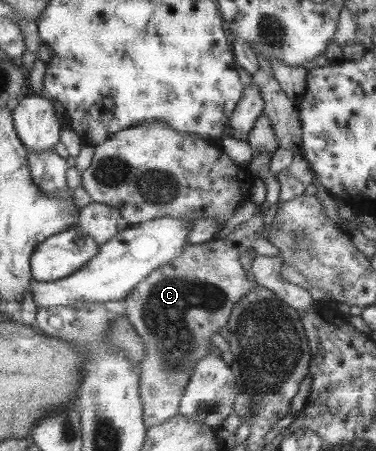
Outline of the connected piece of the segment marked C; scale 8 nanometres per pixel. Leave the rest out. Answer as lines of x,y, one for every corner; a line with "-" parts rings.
257,207
256,213
254,213
248,220
238,225
236,230
233,230
225,239
223,240
213,240
208,241
199,245
186,244
186,247
183,247
183,254
175,258
173,262
166,263
165,266
158,267
157,270
153,270
149,277
146,277
135,289
131,292
131,295
128,295
125,299
126,303
126,316
130,319
130,322
134,324
135,329
138,331
138,334
142,336
143,341
146,344
146,357
143,358
143,361
140,363
139,371
142,375
142,382
140,391
142,392
142,398
144,401
144,415
146,422
146,430
149,431
152,427
157,425
163,425
167,423
170,419
175,418
180,414
182,410
182,401
185,392
187,391
189,383
191,383
191,378
195,373
198,363
205,359
208,355
213,353
215,349
215,343
213,343
213,337
223,329
223,327
228,327
231,314
234,312
235,306
244,298
247,297
256,287
257,282
251,281
247,277
248,273
245,273
245,268
241,267
241,245
243,245
243,237
251,239
251,243
247,243
247,247
243,247
243,253
248,249
253,248
256,254
265,255
265,256
276,256
279,249
273,246
267,239
263,238
263,223
262,216
259,207

